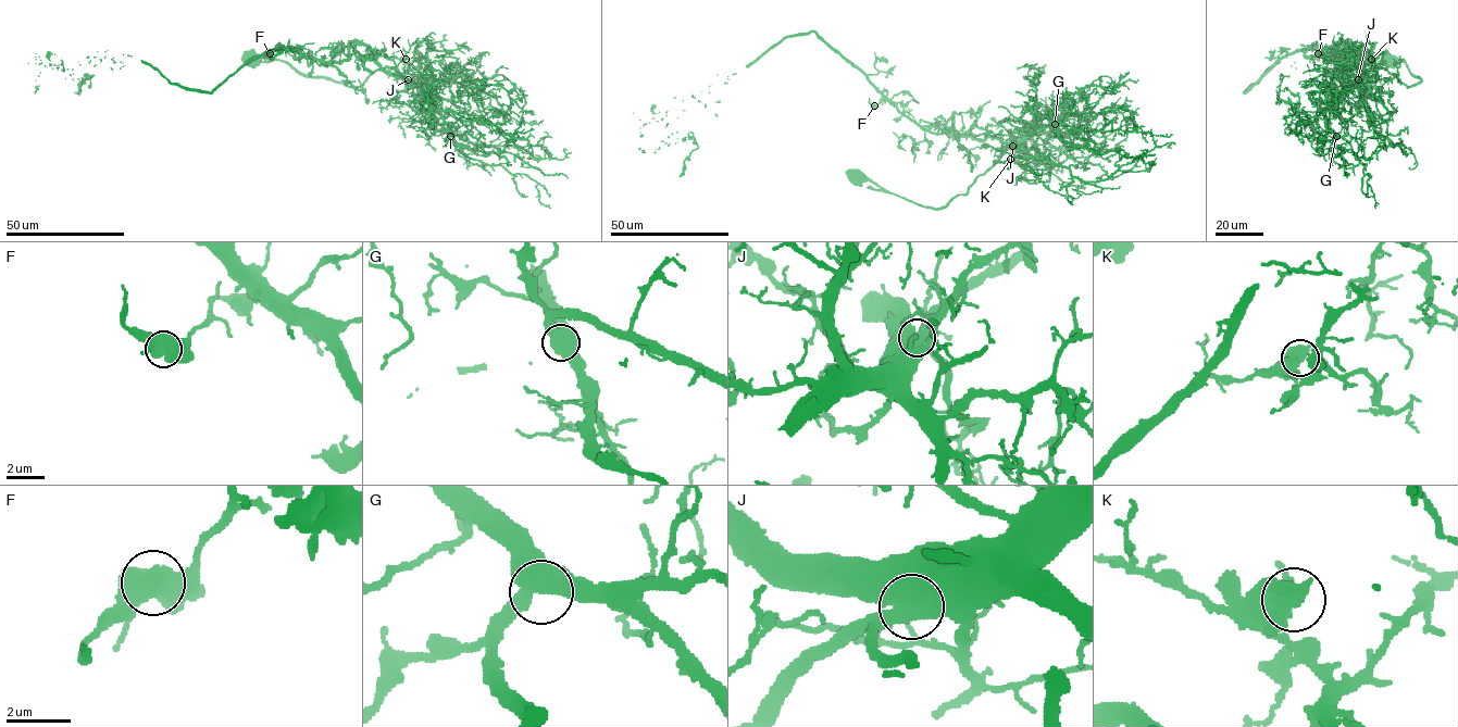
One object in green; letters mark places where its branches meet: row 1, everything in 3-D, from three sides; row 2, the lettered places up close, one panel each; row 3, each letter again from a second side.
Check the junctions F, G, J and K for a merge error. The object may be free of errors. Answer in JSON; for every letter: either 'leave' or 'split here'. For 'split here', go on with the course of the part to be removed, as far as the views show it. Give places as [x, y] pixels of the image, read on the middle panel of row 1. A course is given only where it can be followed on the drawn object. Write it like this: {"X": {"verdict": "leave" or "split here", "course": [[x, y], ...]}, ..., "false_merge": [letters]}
{"F": {"verdict": "leave"}, "G": {"verdict": "leave"}, "J": {"verdict": "leave"}, "K": {"verdict": "leave"}, "false_merge": []}

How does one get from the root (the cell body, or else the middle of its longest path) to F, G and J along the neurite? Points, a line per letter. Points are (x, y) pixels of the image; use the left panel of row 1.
F: (252, 58), (351, 87), (387, 67), (404, 78), (356, 41), (341, 62), (282, 45), (270, 53)
G: (252, 58), (275, 58), (304, 75), (351, 87), (360, 87), (374, 71), (393, 67), (424, 89), (450, 136)
J: (252, 58), (275, 58), (304, 75), (351, 87), (360, 87), (374, 71), (387, 67), (408, 79)

